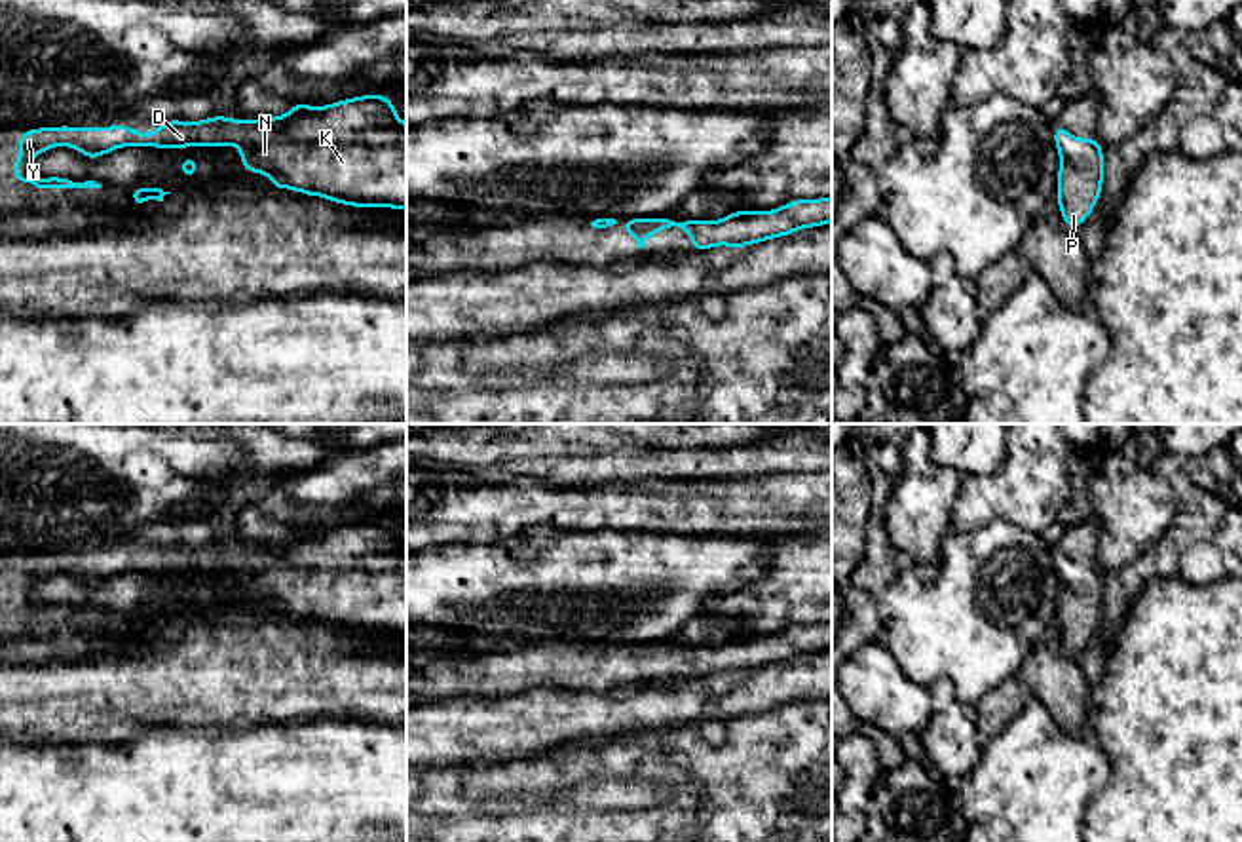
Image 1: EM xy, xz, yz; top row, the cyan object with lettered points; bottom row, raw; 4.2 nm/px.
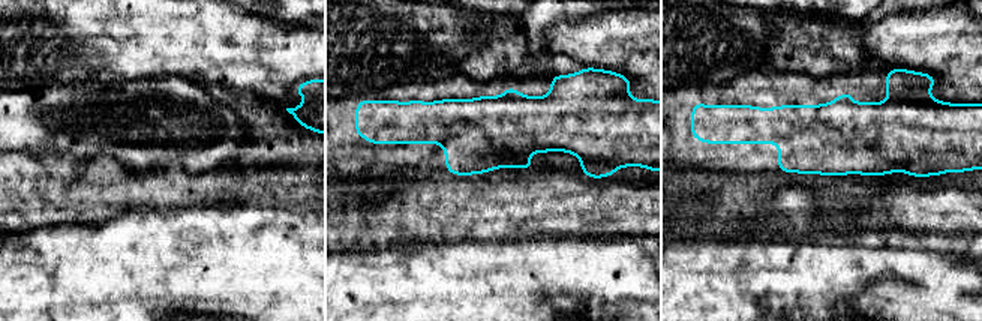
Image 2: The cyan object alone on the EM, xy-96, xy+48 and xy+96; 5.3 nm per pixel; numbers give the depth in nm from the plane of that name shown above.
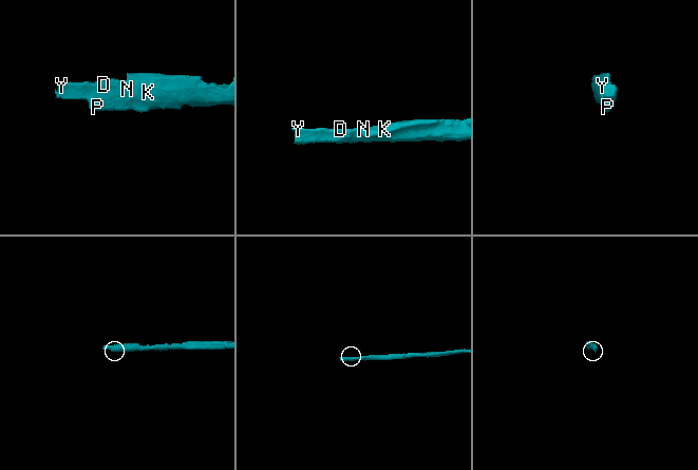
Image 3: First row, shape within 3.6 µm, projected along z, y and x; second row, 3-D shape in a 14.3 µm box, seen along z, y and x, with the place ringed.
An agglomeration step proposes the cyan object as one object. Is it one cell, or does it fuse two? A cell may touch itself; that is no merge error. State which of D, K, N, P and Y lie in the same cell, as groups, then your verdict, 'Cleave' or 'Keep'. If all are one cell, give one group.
Groups: D K N P Y. Keep

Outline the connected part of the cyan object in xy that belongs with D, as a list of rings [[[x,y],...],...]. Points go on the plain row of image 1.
[[[361,521],[327,532],[308,532],[294,526],[283,542],[266,545],[235,545],[220,540],[196,549],[167,545],[152,559],[139,559],[125,549],[110,553],[38,553],[19,561],[19,585],[11,587],[13,603],[36,614],[101,614],[95,606],[42,604],[30,597],[30,584],[53,572],[72,572],[85,584],[101,584],[123,572],[188,574],[192,570],[218,574],[232,570],[241,576],[247,599],[264,599],[273,616],[287,614],[306,622],[327,623],[351,633],[406,635],[406,549],[387,521]]]

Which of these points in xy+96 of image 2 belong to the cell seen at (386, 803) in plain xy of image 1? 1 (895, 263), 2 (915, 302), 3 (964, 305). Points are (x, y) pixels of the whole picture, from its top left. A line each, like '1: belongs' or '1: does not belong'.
1: belongs
2: does not belong
3: does not belong

